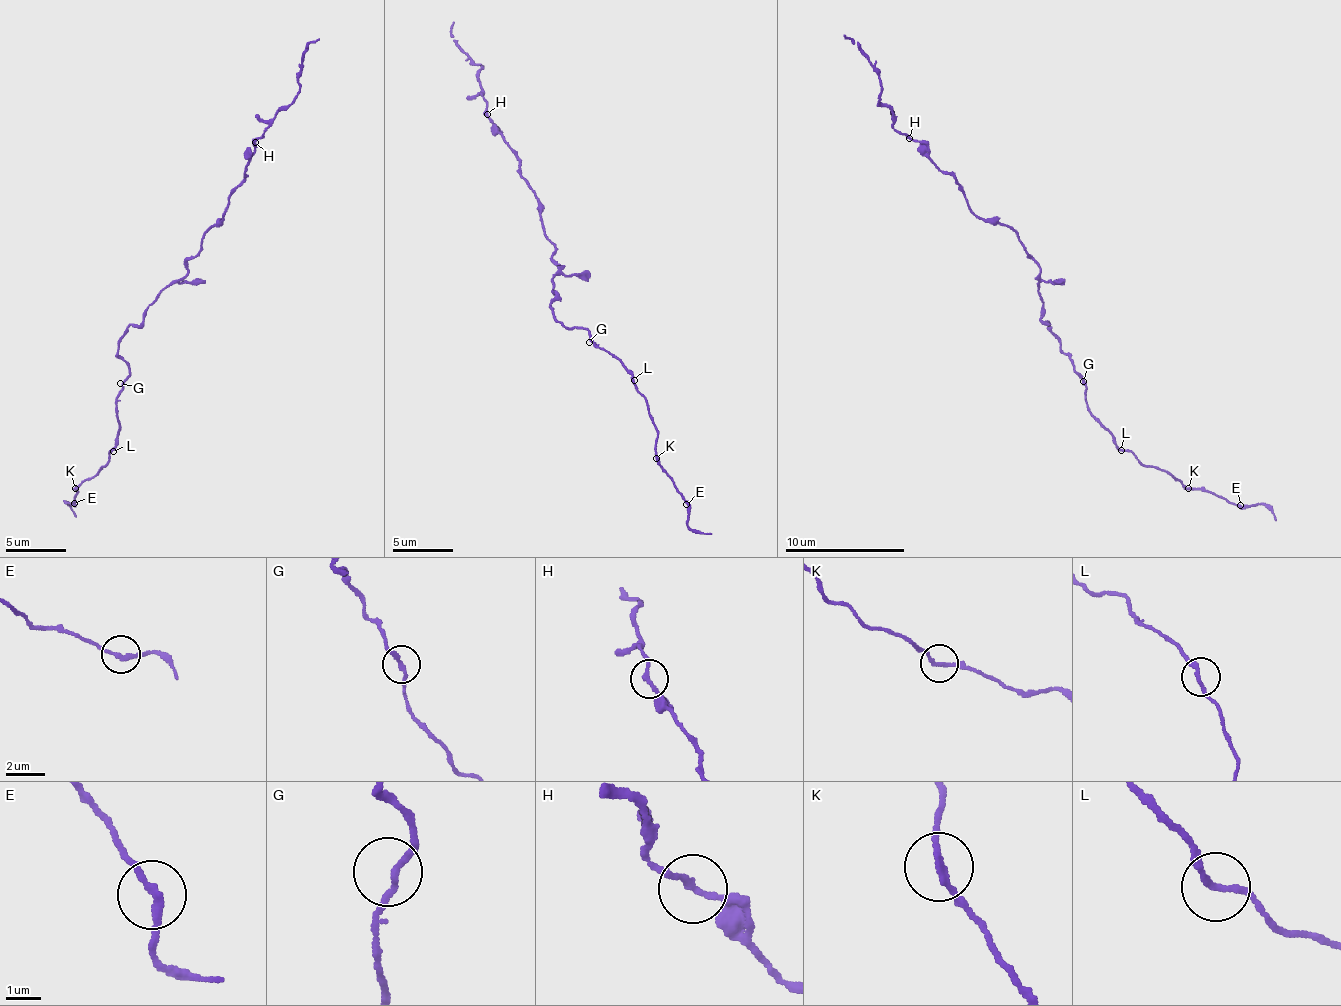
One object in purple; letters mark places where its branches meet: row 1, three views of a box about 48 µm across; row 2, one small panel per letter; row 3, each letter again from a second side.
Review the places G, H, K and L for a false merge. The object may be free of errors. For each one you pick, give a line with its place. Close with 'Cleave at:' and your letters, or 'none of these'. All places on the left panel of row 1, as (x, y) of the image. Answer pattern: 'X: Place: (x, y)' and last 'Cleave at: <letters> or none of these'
Cleave at: none of these

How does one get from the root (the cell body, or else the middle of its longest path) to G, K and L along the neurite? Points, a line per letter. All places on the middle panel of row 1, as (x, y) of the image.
G: (551, 281), (554, 284), (552, 291), (557, 291), (550, 307), (553, 307), (558, 323), (586, 329), (589, 342)
K: (551, 281), (557, 291), (550, 307), (558, 323), (587, 329), (597, 348), (630, 370), (657, 428), (657, 459)
L: (551, 281), (552, 291), (557, 291), (550, 307), (558, 323), (587, 329), (594, 345), (625, 364), (634, 380)

